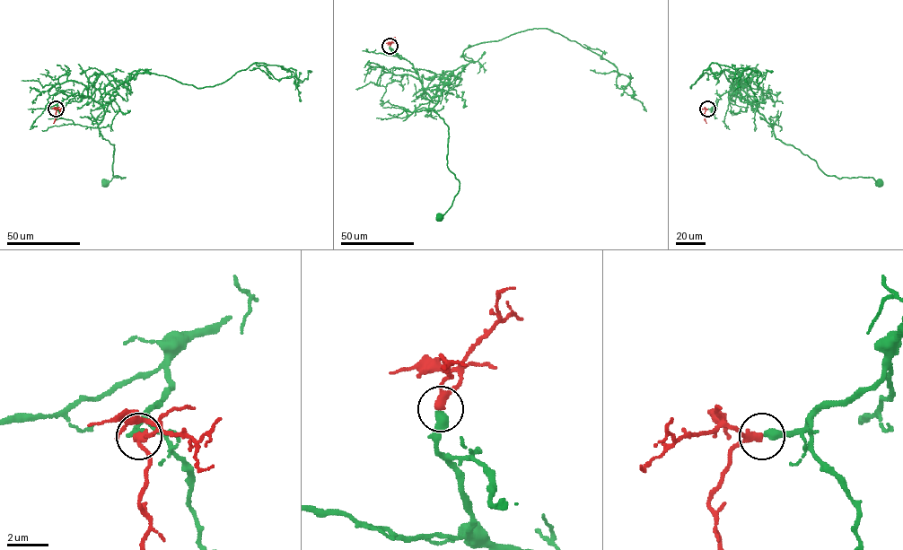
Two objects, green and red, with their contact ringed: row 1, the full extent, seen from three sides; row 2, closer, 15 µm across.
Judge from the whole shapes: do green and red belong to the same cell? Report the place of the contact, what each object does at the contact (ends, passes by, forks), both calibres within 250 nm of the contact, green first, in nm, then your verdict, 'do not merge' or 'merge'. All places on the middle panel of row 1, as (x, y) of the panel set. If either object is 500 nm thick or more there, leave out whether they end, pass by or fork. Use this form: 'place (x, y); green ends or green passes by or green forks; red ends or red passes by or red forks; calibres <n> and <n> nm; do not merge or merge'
place (390, 46); green ends; red passes by; calibres 440 and 320 nm; merge

